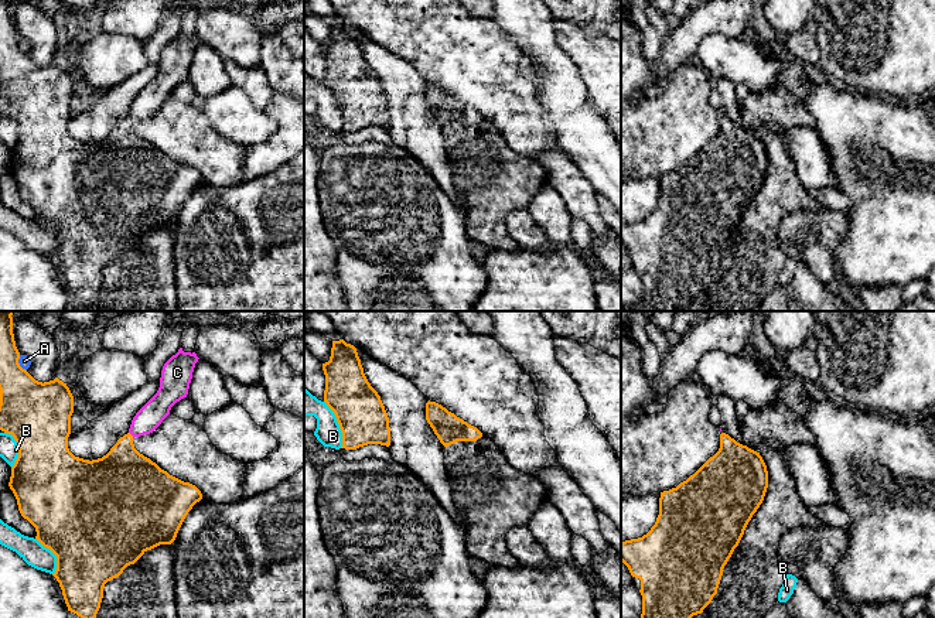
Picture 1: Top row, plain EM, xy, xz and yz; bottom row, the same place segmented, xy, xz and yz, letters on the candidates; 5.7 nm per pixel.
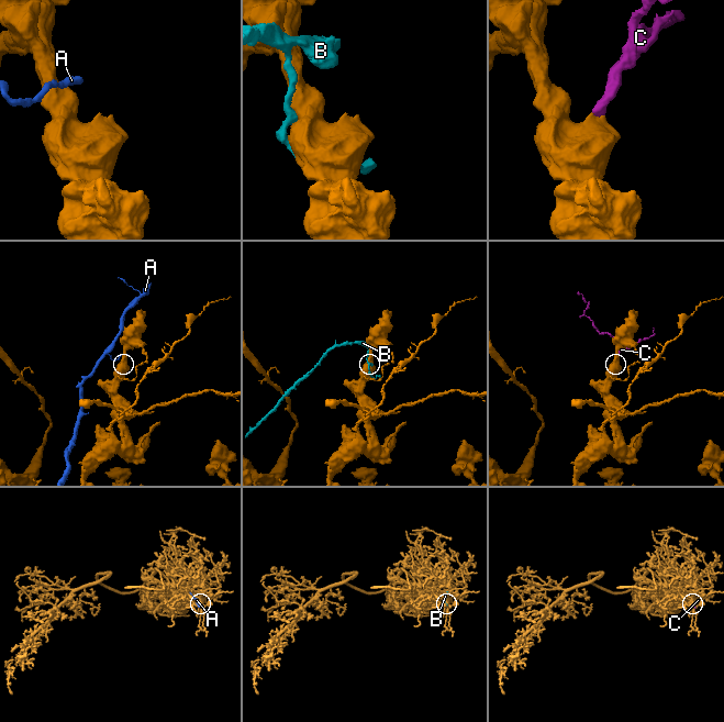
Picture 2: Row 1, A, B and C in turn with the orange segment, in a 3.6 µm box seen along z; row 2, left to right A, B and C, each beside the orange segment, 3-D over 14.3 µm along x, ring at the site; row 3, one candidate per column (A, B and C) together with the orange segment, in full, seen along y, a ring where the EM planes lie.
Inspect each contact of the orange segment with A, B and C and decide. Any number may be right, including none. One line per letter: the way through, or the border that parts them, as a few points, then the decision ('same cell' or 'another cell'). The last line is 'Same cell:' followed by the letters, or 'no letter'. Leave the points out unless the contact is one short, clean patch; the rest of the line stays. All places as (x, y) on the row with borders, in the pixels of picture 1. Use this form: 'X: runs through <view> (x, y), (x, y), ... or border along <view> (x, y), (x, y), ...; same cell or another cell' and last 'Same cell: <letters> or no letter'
A: border along xy (19, 355), (19, 364), (26, 371); another cell
B: another cell
C: runs through xy (123, 477), (123, 450), (130, 434), (149, 417); same cell
Same cell: C

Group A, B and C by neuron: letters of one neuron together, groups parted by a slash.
A / B / C

